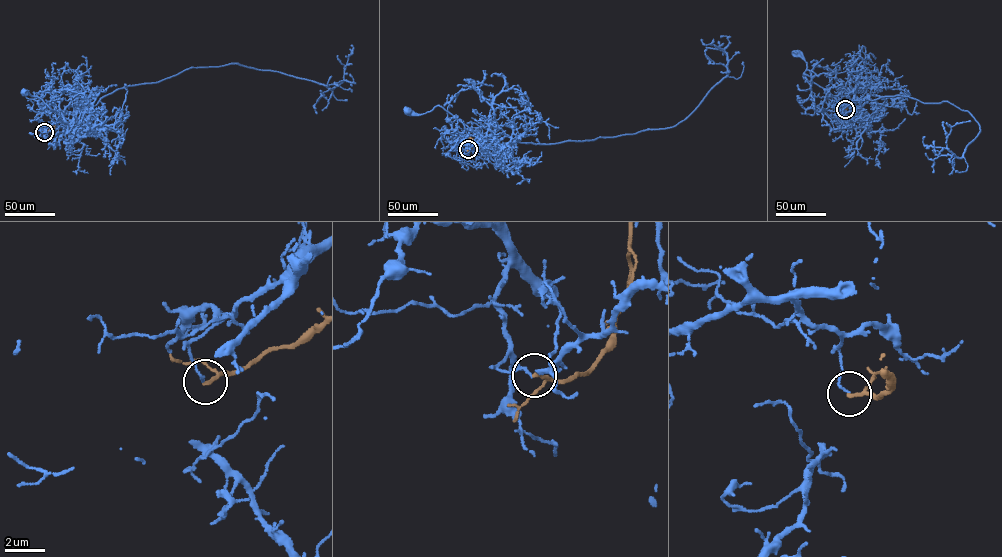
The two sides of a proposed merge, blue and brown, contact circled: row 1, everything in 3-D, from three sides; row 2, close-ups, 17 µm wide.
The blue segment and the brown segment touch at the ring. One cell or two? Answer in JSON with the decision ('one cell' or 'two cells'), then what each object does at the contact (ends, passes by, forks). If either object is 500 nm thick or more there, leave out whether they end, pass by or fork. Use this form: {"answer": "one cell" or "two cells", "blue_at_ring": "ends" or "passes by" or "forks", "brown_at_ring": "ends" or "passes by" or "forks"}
{"answer": "two cells", "blue_at_ring": "ends", "brown_at_ring": "passes by"}

